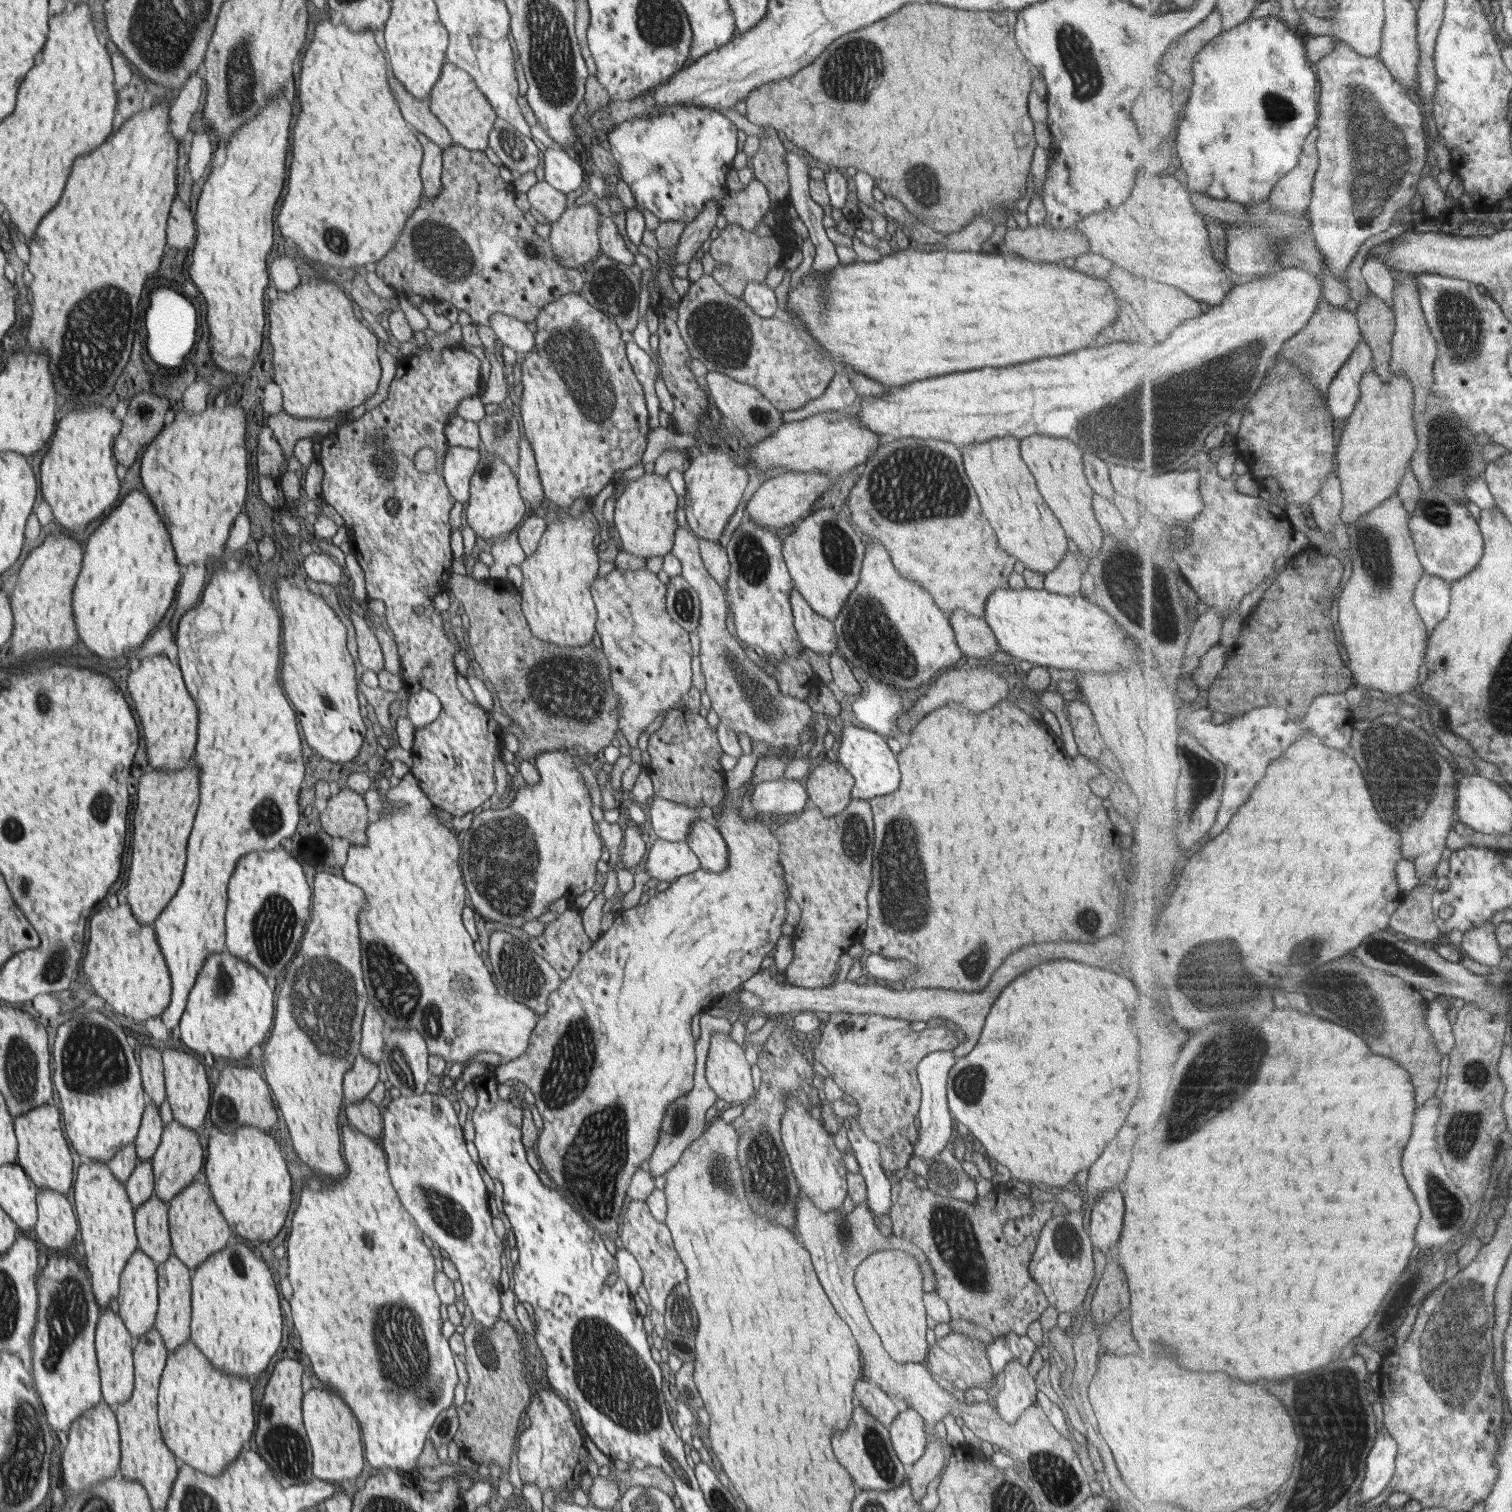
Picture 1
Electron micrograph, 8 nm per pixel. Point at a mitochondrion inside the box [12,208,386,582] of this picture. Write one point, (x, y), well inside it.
(91, 346)

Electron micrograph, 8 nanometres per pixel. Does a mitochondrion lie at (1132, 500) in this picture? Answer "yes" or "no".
no

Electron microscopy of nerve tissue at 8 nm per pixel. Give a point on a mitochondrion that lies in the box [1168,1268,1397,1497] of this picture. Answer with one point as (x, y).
(1352, 1432)

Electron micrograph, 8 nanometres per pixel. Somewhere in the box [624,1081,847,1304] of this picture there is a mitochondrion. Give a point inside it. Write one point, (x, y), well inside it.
(764, 1168)

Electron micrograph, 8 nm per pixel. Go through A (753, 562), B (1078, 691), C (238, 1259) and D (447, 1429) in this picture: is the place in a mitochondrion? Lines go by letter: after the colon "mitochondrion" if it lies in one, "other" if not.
A: mitochondrion
B: other
C: mitochondrion
D: mitochondrion

